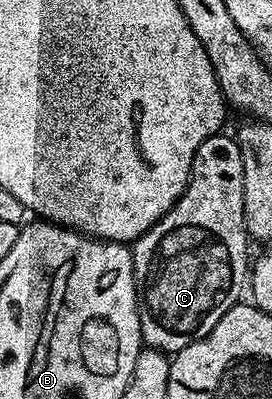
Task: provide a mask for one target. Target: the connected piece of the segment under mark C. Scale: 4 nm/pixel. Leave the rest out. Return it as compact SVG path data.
M223 132L206 138L197 148L195 159L191 161L191 180L183 189L183 195L173 204L173 208L169 208L169 212L165 212L165 216L161 216L161 220L157 220L157 224L153 224L153 228L149 228L149 232L145 232L133 243L131 259L133 260L133 272L135 273L135 299L139 305L139 327L144 343L152 350L162 350L164 354L173 356L181 348L201 340L214 328L217 320L221 320L221 316L225 316L225 312L229 312L229 308L233 308L242 299L239 297L245 294L245 283L249 278L249 254L247 258L249 237L245 216L243 215L245 204L242 203L241 150L240 143L230 133L227 135L227 132Z

